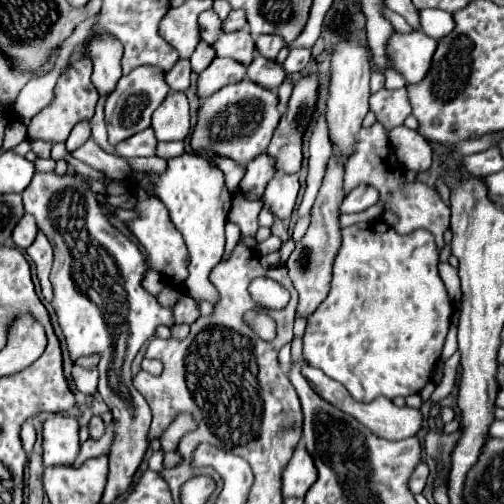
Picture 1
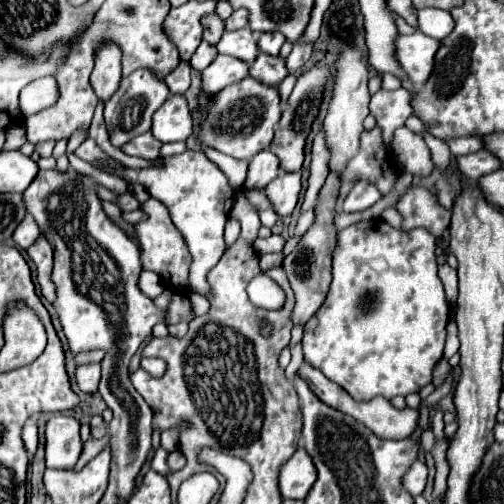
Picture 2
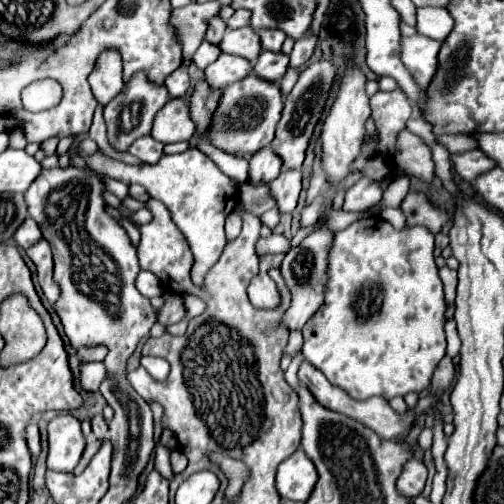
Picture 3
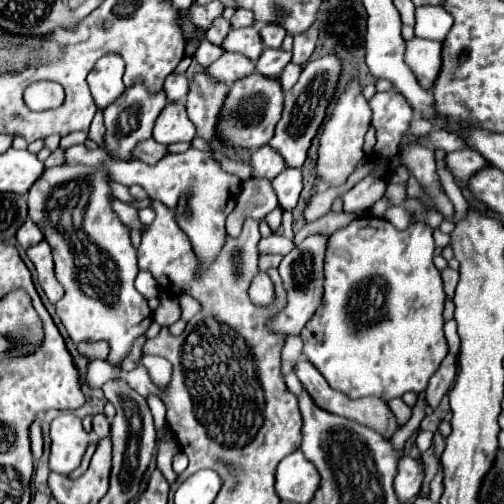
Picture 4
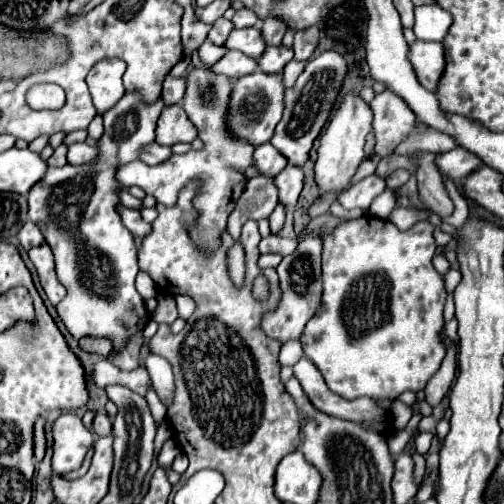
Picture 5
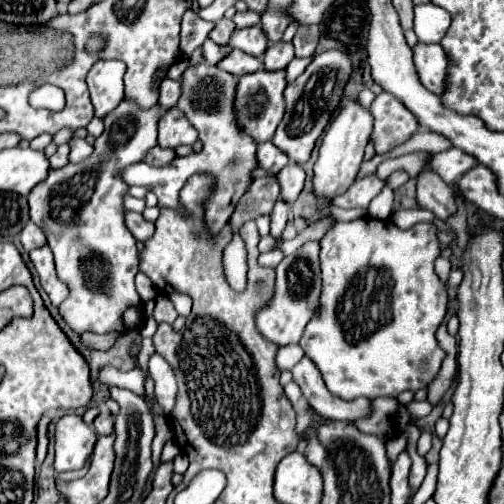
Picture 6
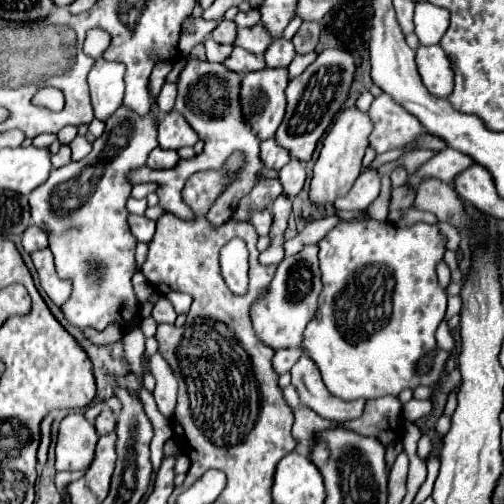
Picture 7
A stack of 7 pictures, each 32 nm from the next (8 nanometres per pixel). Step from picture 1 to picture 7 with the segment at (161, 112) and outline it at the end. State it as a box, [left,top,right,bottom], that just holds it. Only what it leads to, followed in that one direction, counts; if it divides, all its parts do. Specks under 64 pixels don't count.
[158,110,198,150]

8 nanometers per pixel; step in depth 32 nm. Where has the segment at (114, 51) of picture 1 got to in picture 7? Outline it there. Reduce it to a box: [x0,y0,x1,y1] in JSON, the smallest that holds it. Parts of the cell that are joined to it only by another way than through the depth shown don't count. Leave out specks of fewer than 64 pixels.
[88,60,124,122]

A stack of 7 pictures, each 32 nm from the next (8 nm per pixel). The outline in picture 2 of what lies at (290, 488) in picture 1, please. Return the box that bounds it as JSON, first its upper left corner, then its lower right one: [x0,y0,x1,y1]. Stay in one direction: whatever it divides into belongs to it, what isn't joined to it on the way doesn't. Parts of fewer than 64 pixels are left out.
[278,446,316,500]

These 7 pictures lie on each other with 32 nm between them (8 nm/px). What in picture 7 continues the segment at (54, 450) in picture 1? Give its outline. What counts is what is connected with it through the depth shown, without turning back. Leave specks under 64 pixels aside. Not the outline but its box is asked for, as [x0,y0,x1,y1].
[56,414,98,470]

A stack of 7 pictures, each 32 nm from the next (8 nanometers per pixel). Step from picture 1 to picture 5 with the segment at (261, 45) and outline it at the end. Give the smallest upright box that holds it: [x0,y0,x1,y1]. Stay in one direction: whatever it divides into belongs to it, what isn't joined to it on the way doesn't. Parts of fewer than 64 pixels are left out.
[262,16,286,46]

